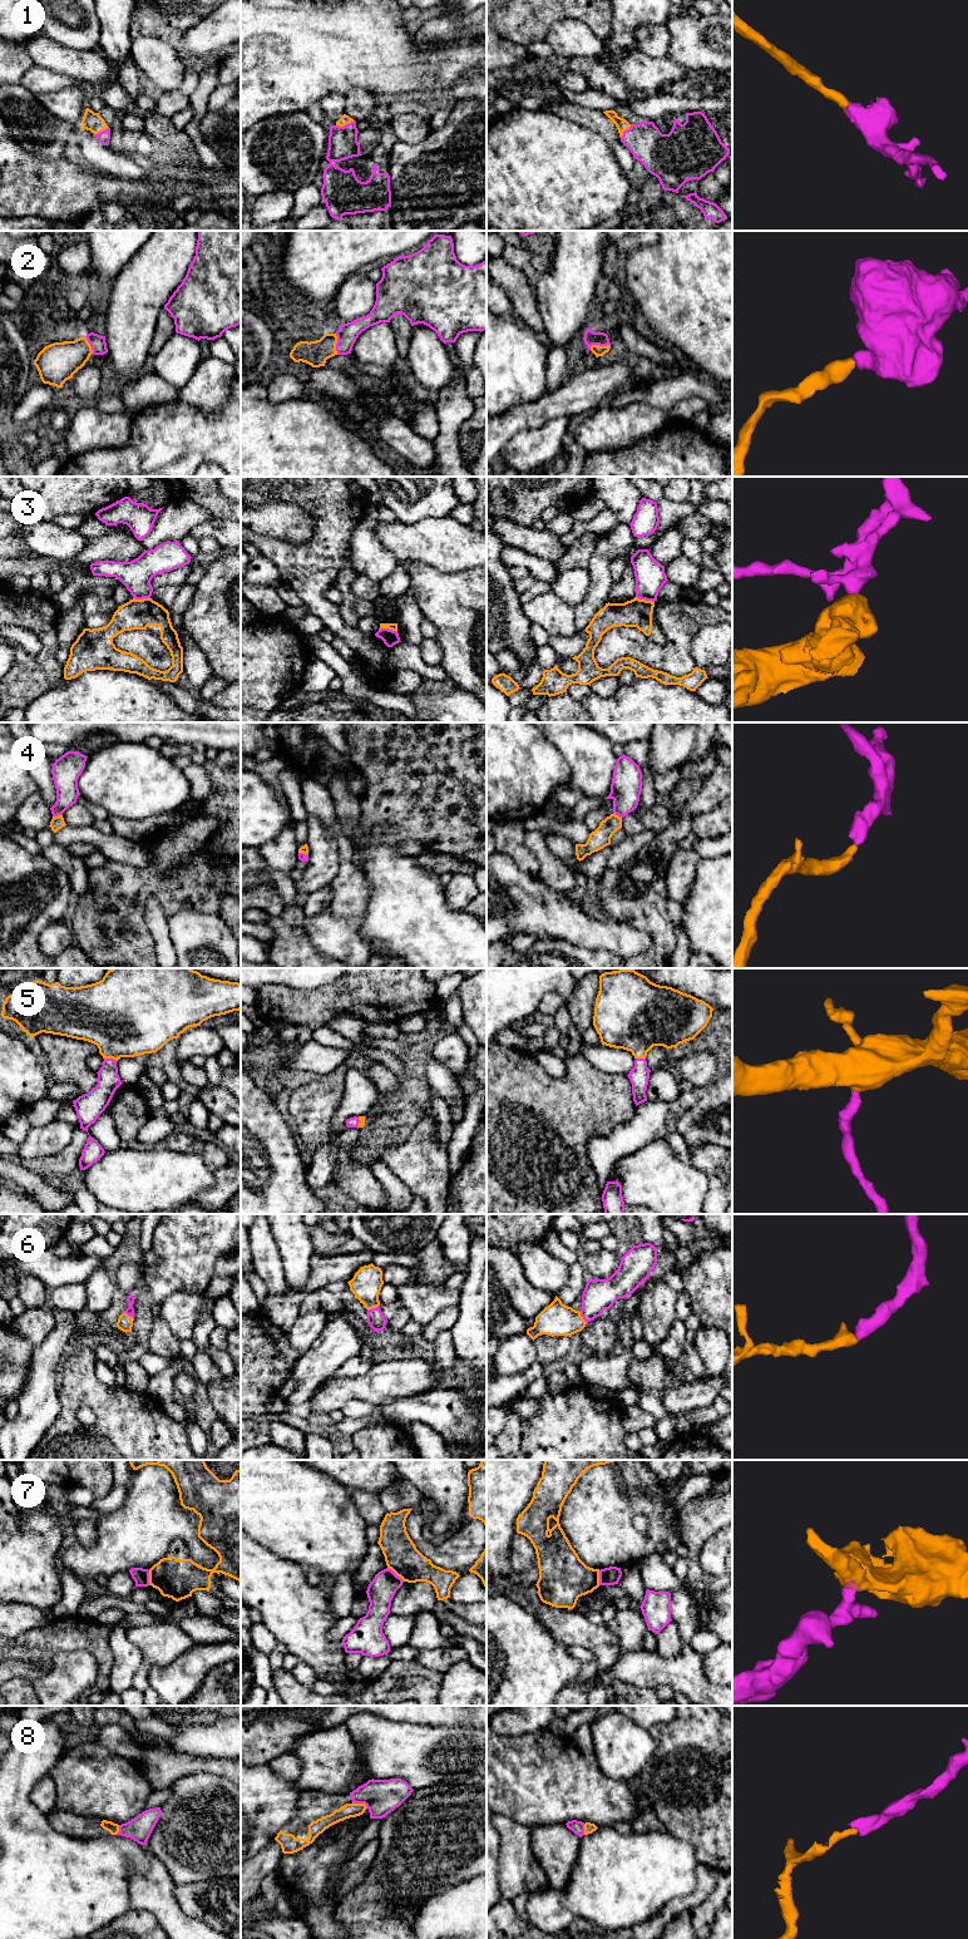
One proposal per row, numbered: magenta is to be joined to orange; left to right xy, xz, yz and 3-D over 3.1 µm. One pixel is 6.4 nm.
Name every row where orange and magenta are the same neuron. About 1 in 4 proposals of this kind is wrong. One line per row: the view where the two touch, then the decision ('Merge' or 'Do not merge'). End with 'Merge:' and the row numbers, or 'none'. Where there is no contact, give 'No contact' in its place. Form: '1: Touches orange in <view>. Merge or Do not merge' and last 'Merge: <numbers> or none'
1: Touches orange in xz. Merge
2: Touches orange in yz. Merge
3: Touches orange in xz. Do not merge
4: Touches orange in xy. Merge
5: Touches orange in xy. Merge
6: Touches orange in yz. Merge
7: Touches orange in xz. Do not merge
8: Touches orange in xz. Merge
Merge: 1, 2, 4, 5, 6, 8

